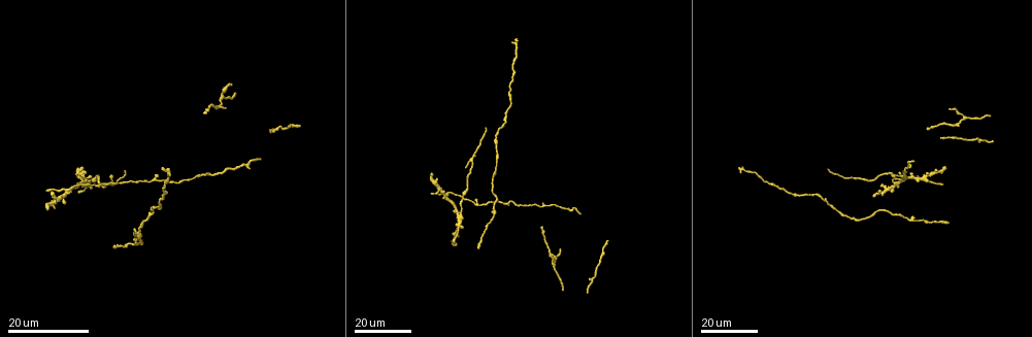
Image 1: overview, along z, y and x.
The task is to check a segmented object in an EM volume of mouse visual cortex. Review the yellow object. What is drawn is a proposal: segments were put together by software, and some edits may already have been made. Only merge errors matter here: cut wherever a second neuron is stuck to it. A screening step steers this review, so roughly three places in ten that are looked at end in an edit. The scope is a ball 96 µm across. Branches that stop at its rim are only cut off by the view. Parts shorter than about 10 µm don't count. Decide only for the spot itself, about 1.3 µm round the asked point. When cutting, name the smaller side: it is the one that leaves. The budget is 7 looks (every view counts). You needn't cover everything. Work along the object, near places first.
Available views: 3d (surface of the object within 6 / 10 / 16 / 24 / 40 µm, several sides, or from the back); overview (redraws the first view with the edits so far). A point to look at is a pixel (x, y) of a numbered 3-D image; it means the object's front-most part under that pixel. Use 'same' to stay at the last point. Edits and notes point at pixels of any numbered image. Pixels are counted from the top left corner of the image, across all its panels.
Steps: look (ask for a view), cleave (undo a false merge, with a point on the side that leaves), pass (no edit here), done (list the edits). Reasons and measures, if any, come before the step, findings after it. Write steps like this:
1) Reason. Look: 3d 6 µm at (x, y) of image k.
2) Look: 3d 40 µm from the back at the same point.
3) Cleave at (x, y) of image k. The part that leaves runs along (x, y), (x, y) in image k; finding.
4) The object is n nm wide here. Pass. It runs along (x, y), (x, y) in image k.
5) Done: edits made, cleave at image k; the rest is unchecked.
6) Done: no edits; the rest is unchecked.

Look: 3d 16 µm at (444, 196) of image 1.

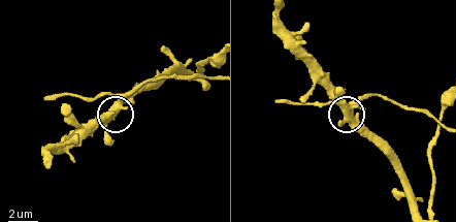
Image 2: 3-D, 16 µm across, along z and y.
Look: 3d 6 µm at (348, 105) of image 2.

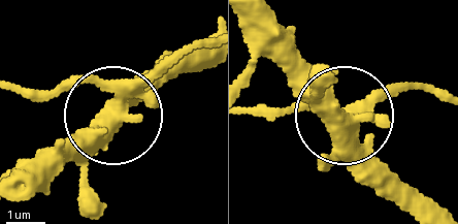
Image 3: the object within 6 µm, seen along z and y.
The object is 430 nm wide here. Cleave at (170, 56) of image 3. The part that leaves runs along (127, 83), (202, 46) in image 3; a second neuron is stuck on.

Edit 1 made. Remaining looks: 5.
Look: overview.

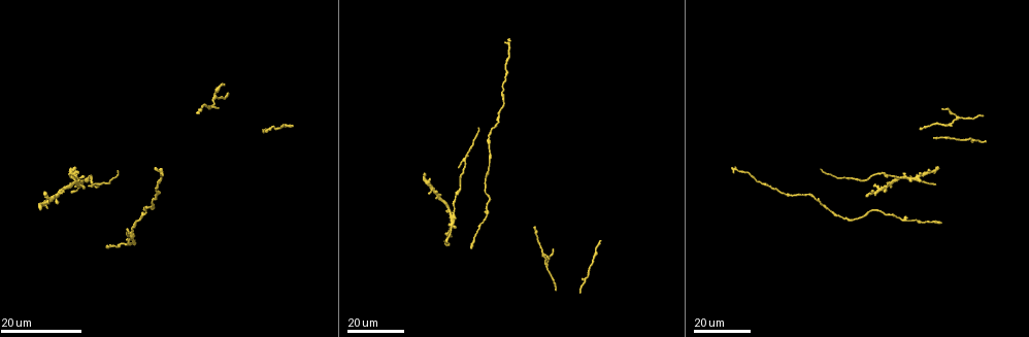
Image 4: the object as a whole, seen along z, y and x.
Look: 3d 16 µm at (499, 118) of image 4.

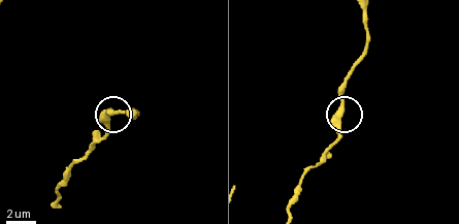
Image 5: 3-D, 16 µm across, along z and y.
Look: 3d 10 µm at (339, 125) of image 5.

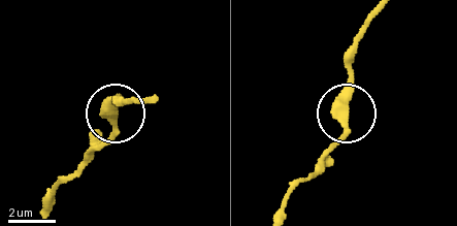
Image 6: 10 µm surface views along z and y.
Pass. Continuous, no second neuron.

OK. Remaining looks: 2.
Four-way junction. Look: 3d 16 µm at (957, 118) of image 4.

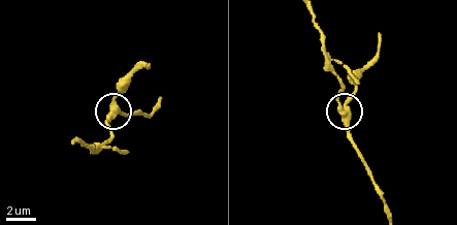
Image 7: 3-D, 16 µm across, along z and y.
Look: 3d 6 µm at (114, 107) of image 7.

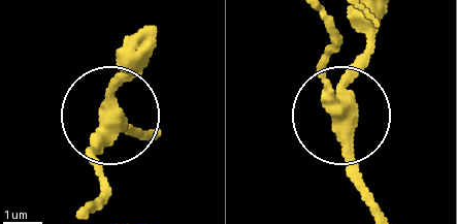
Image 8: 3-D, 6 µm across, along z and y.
Cleave at (91, 159) of image 8. The part that leaves runs along (99, 136), (95, 199) in image 8; two neurons meet here.

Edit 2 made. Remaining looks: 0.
Done: edits made, cleave at image 3, cleave at image 8; the rest is unchecked.

